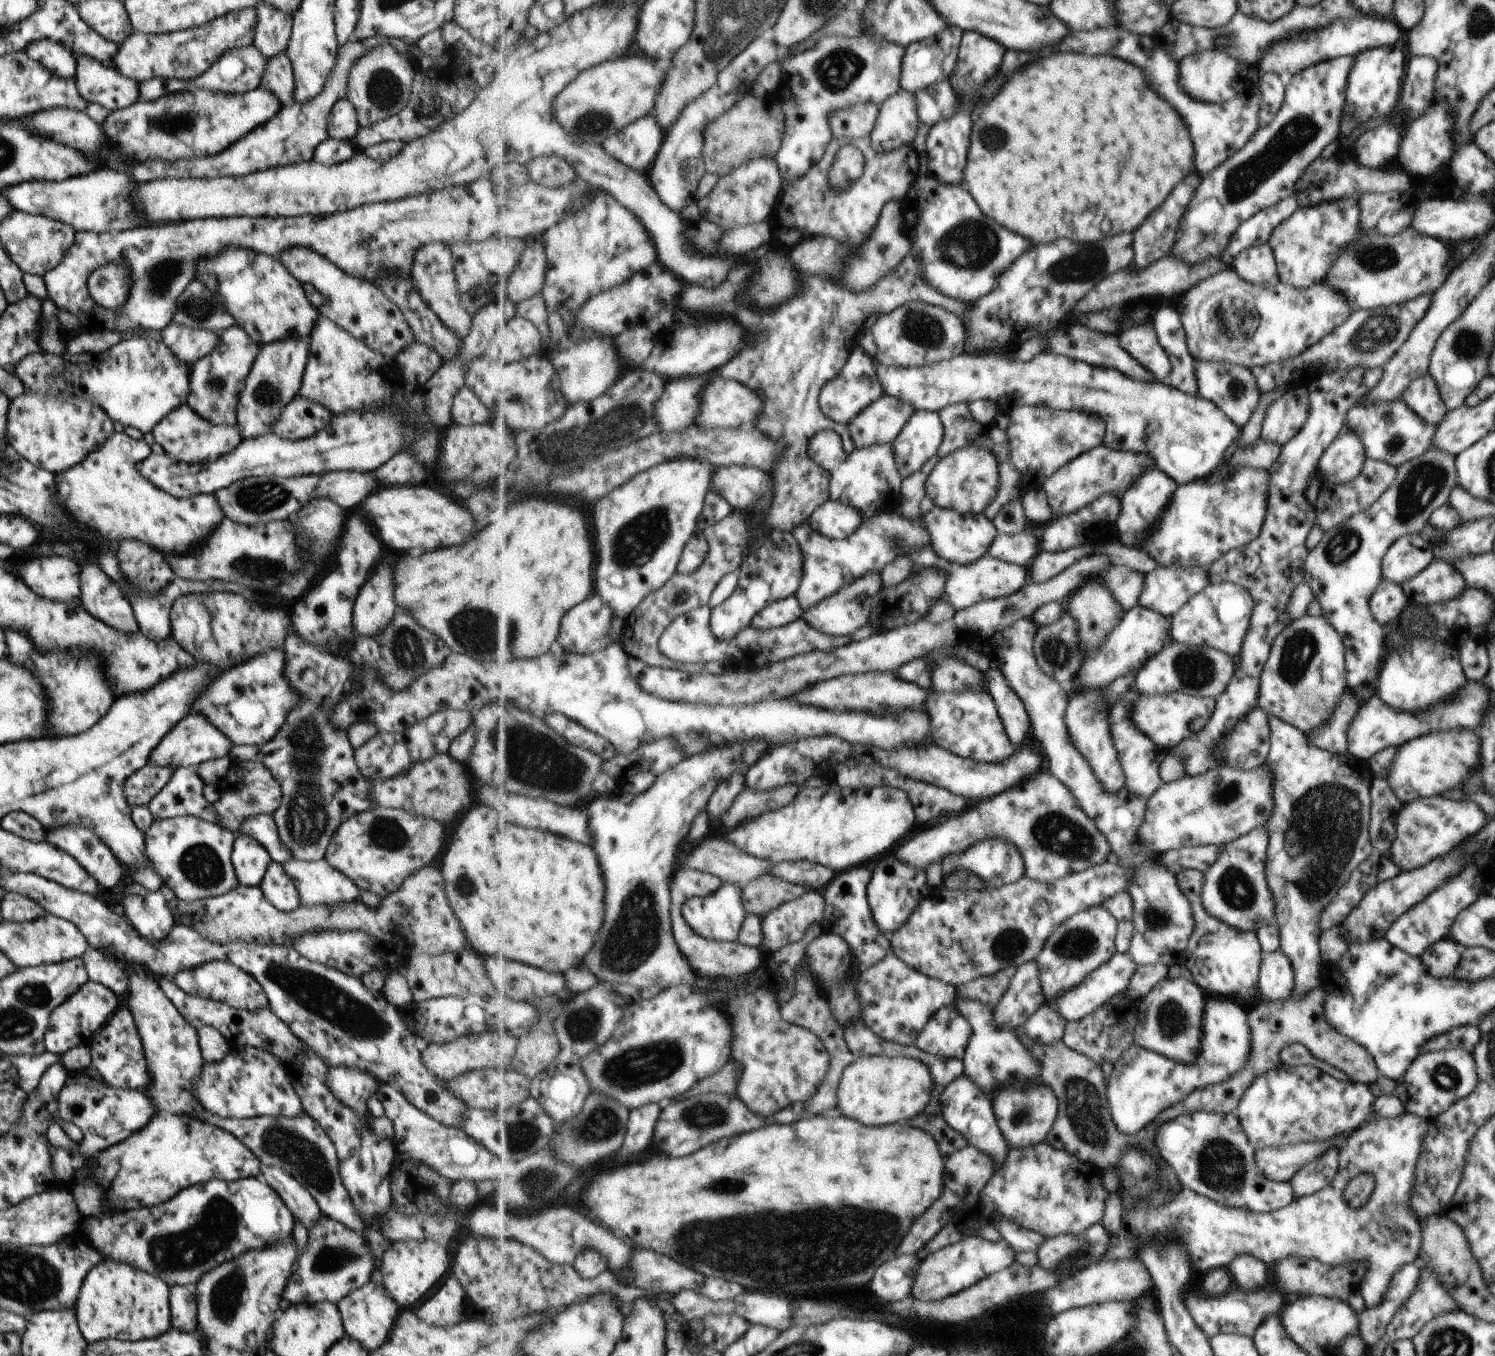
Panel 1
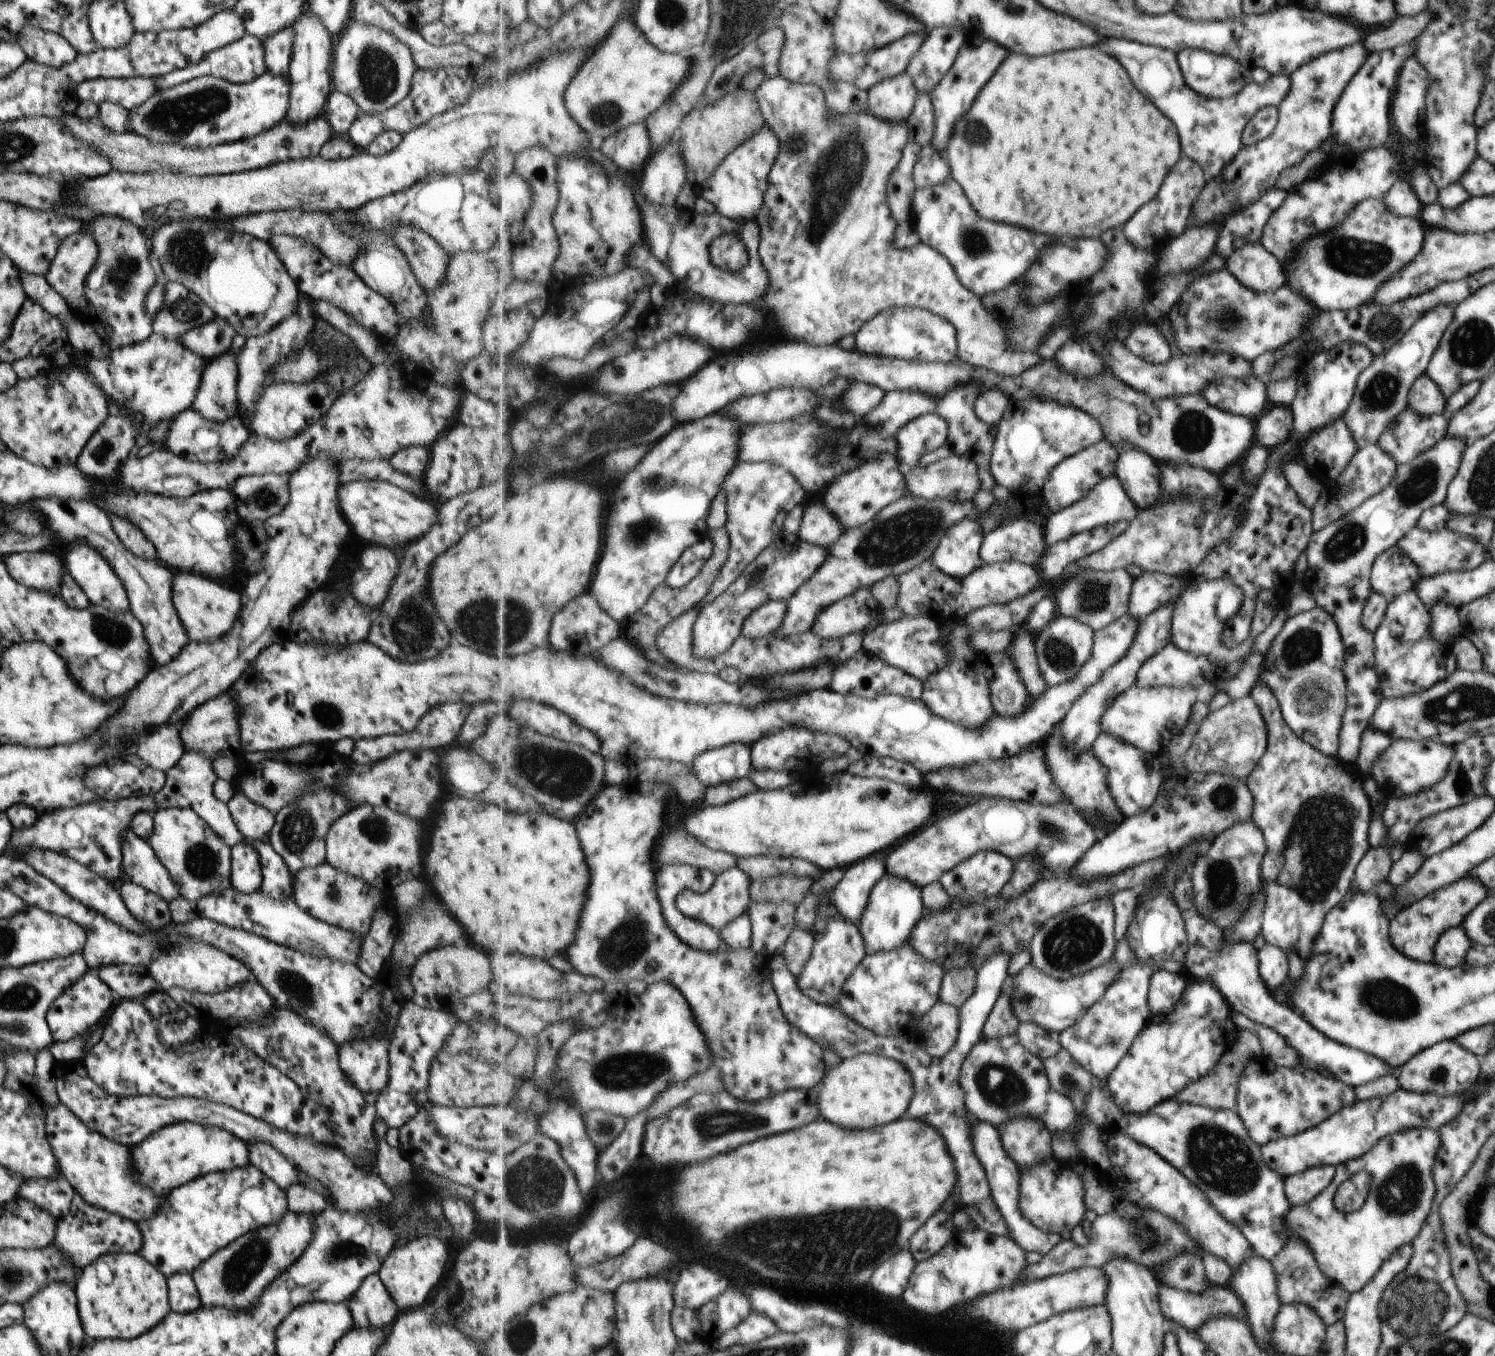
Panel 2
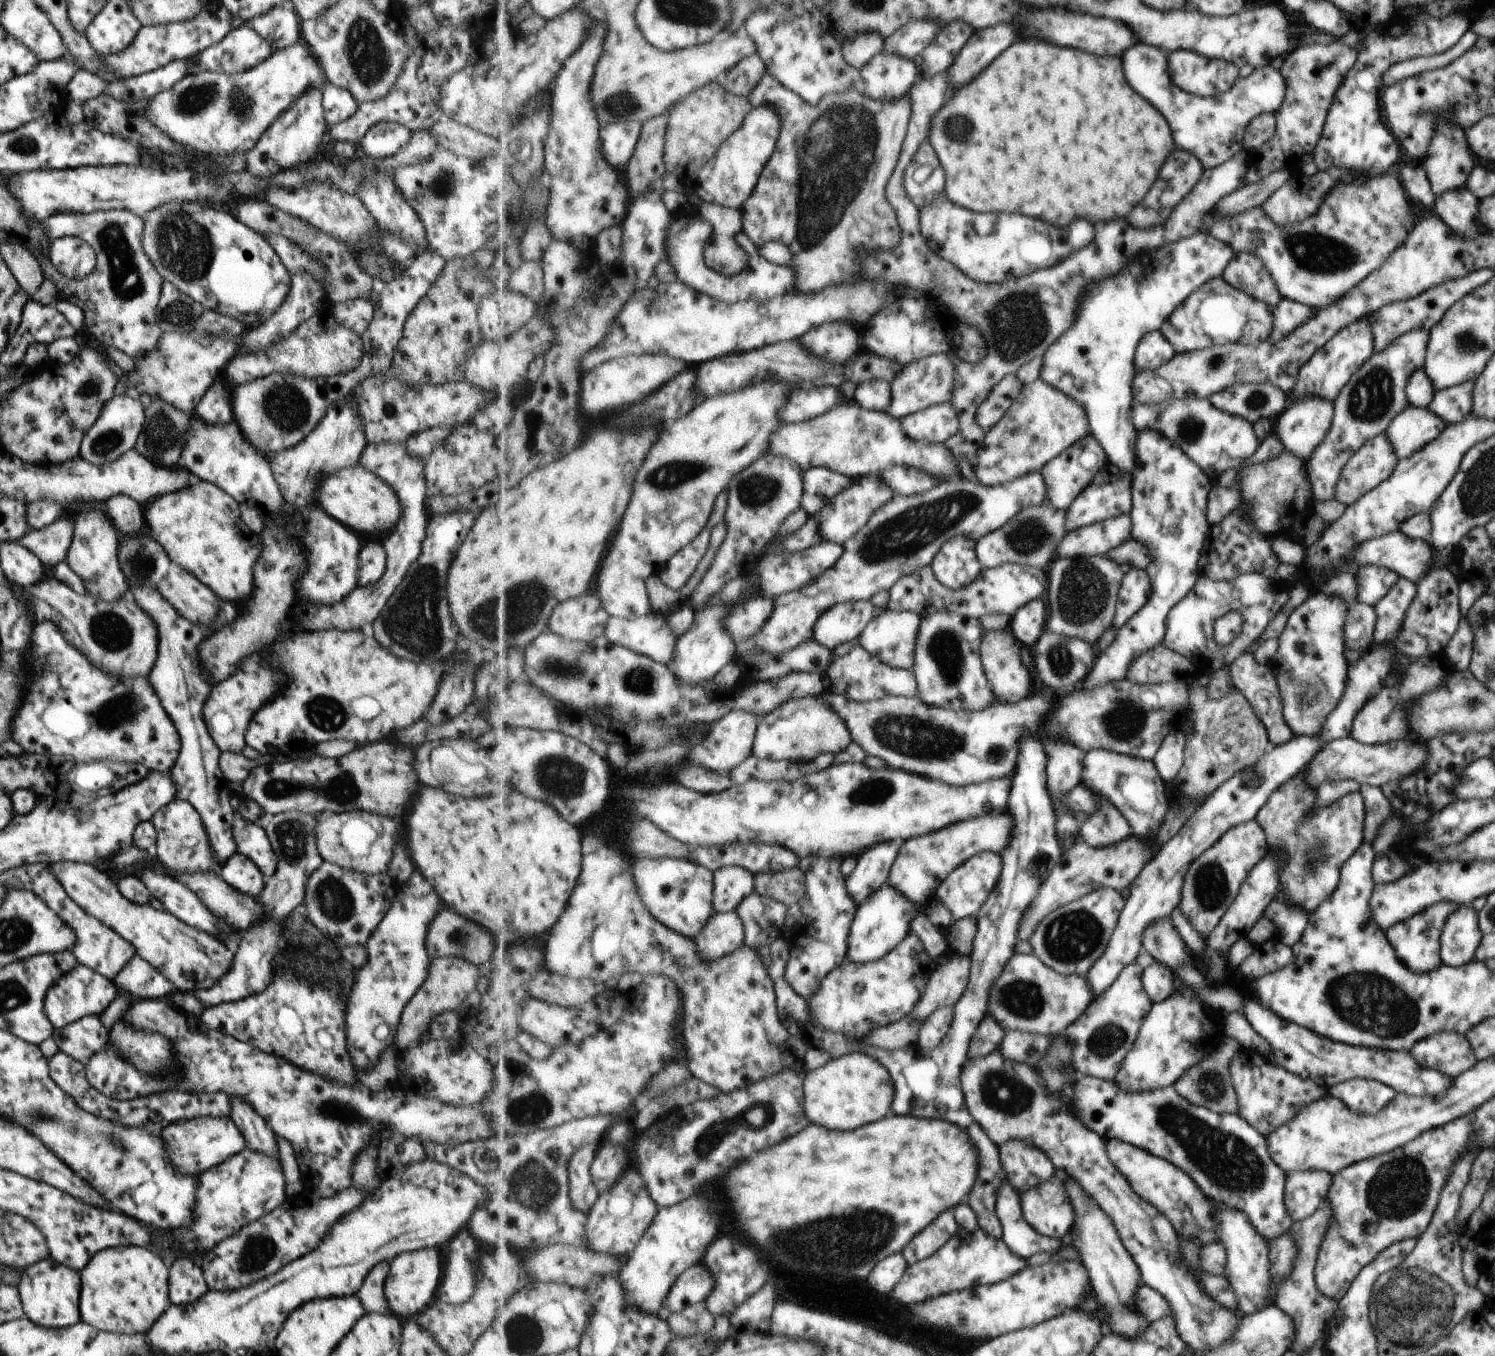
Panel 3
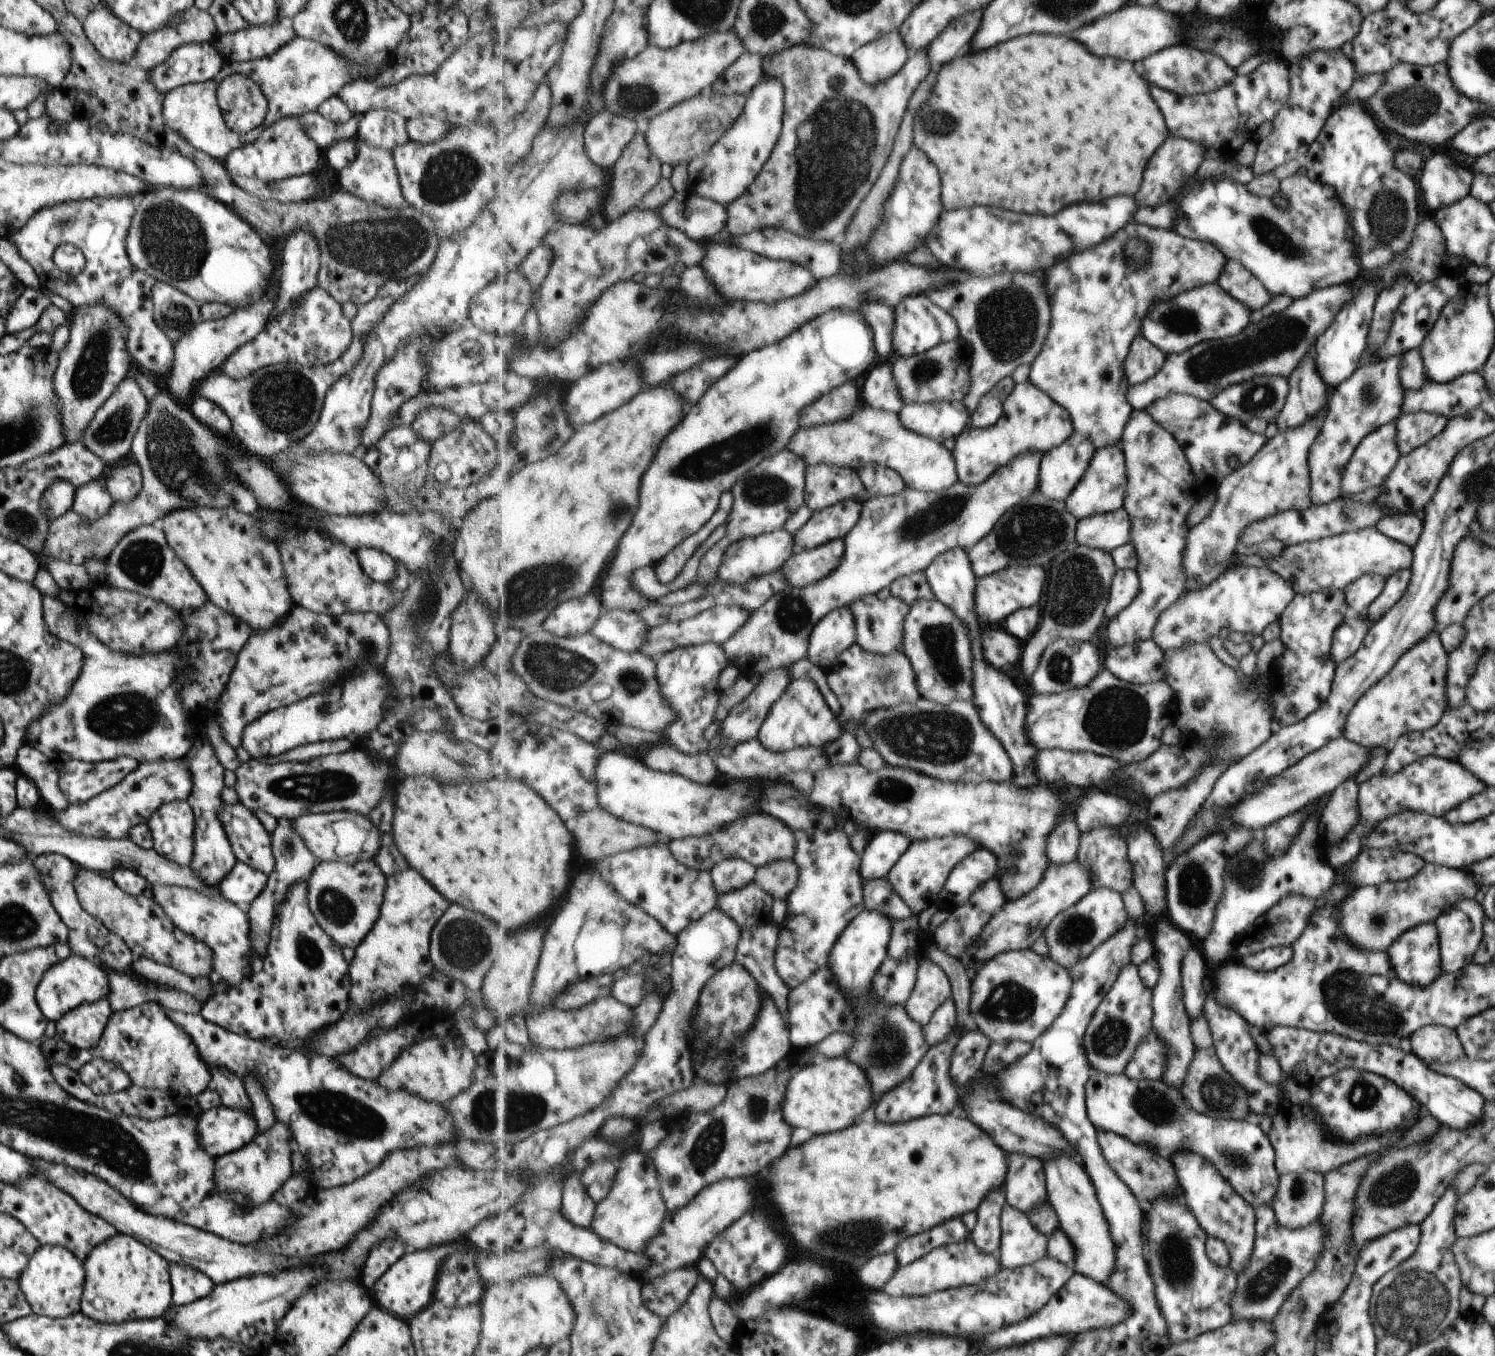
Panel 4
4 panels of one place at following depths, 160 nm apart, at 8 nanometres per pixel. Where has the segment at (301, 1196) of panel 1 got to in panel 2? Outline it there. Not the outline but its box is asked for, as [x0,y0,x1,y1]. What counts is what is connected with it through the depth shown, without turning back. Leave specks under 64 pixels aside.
[247,1143,298,1192]

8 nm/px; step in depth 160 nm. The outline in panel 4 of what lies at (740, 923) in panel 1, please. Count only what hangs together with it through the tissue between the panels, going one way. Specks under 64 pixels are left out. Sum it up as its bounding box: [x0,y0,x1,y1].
[709,858,757,898]

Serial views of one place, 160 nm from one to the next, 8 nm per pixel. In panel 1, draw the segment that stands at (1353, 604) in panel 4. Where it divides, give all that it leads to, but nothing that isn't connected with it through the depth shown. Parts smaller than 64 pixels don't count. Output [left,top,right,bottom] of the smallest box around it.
[1381,533,1433,586]

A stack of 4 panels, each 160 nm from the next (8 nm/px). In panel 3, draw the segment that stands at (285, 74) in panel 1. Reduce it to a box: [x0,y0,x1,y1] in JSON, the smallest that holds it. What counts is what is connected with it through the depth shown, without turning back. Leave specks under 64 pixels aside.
[249,5,300,53]

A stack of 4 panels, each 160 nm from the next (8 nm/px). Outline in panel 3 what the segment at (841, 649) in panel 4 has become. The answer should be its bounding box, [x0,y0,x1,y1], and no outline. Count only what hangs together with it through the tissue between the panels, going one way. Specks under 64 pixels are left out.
[814,600,875,650]

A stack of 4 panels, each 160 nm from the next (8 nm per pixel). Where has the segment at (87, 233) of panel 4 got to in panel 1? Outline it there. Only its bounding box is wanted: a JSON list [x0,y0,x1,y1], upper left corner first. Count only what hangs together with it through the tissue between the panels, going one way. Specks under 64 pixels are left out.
[86,264,130,309]

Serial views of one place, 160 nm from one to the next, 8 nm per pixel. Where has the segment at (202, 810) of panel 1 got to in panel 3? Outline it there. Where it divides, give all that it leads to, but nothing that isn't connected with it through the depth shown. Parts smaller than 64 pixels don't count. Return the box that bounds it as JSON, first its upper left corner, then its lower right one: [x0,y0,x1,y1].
[129,582,237,868]

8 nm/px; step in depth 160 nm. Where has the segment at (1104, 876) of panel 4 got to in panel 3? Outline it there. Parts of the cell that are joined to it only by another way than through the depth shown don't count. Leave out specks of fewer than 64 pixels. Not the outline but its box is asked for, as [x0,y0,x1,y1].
[1079,795,1133,847]

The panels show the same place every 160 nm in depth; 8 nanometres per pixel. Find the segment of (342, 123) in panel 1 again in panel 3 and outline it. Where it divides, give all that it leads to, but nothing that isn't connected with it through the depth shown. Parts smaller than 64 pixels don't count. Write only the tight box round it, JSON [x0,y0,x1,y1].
[321,81,358,126]

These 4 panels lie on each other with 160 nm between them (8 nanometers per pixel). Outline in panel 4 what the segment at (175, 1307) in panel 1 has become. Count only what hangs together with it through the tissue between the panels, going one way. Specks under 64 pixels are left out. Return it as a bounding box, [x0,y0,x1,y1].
[168,1263,213,1305]

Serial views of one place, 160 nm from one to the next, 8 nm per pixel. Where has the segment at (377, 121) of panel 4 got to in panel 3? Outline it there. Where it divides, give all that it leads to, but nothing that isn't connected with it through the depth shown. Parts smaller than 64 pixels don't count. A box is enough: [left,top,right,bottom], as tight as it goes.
[358,122,410,159]

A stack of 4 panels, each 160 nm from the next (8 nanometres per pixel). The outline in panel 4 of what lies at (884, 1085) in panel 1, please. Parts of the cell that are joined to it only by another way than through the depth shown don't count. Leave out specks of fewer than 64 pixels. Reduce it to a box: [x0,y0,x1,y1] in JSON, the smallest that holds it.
[782,1057,874,1136]

